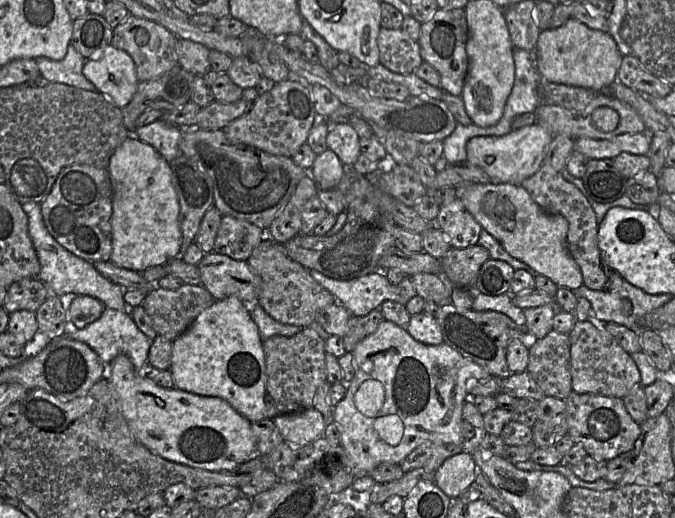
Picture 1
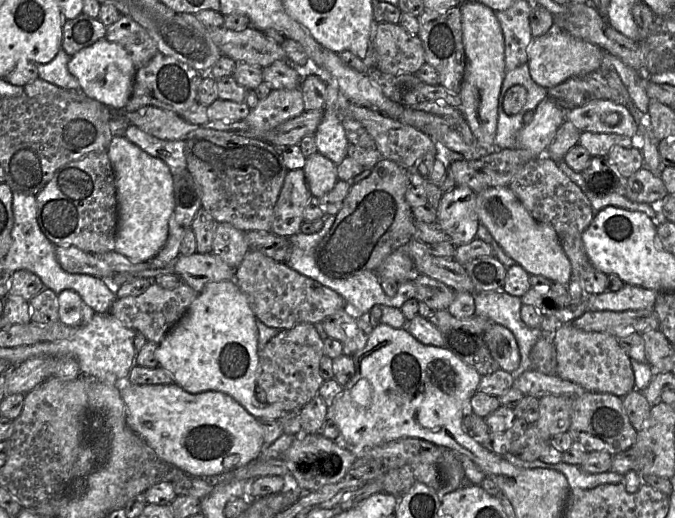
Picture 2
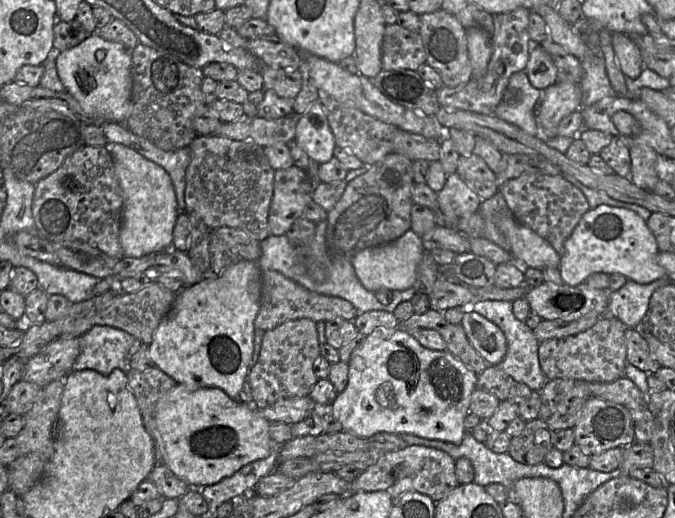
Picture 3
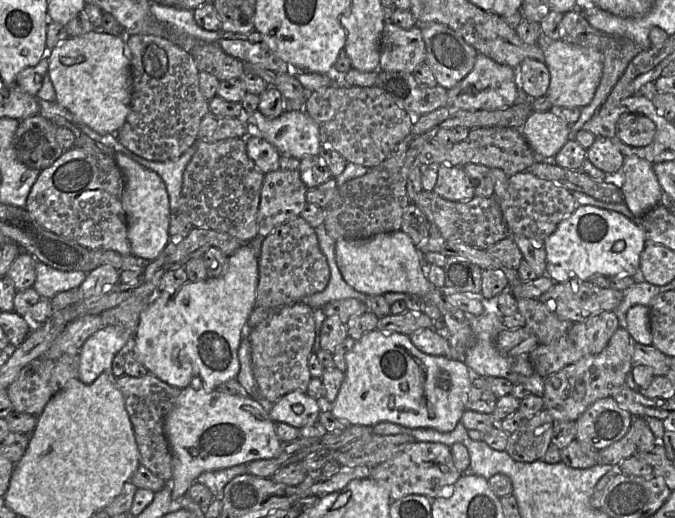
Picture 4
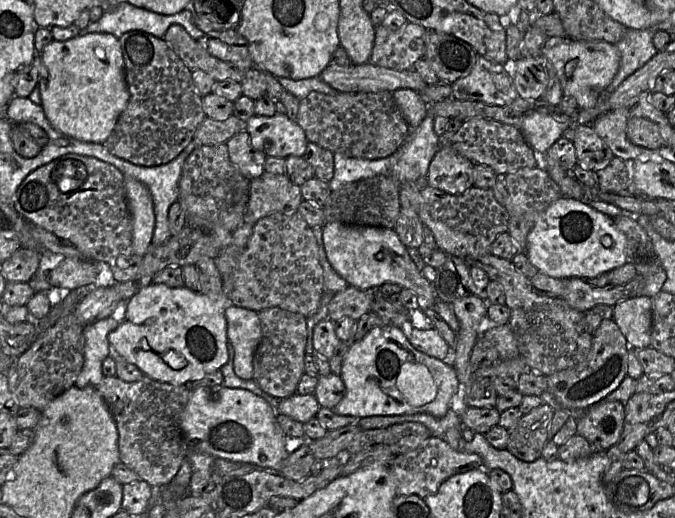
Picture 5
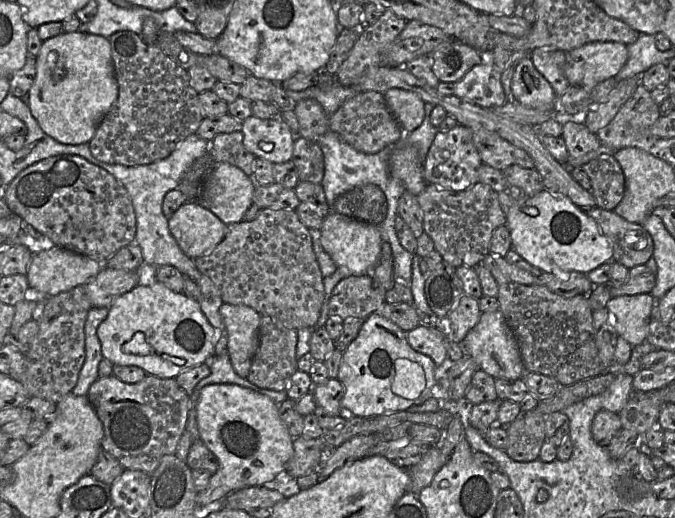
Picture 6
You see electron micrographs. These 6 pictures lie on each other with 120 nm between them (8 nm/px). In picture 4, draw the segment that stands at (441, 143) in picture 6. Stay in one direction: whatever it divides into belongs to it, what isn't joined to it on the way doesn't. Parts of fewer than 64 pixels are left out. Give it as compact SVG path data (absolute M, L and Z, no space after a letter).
M441 164L437 167L434 192L450 201L467 202L475 197L474 188L464 169L460 166Z

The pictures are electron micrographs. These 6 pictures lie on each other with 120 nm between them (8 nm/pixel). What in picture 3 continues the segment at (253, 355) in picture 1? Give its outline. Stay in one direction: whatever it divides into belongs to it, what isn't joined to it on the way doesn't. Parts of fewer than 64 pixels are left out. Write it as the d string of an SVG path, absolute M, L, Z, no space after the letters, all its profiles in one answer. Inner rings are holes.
M239 259L236 263L228 267L218 277L208 277L193 285L186 285L181 291L176 294L175 301L163 320L158 325L153 334L151 343L149 344L149 357L158 367L177 384L182 384L189 390L199 388L215 387L223 390L231 399L239 401L239 393L247 380L248 372L251 368L251 360L254 348L254 320L260 308L260 293L261 293L261 269L257 262L252 262L245 259ZM304 396L280 399L266 408L256 410L269 422L281 421L292 425L310 415L315 407L316 403L310 397Z

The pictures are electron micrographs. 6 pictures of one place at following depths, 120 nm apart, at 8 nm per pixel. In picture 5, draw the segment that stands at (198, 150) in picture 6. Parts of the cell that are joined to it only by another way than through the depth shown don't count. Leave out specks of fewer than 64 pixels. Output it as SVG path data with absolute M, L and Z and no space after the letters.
M193 140L175 159L159 166L140 166L122 159L122 162L136 168L141 168L141 170L128 171L106 160L106 163L115 166L123 175L131 176L139 180L149 189L153 199L155 213L155 227L151 246L159 246L171 236L168 223L168 211L170 206L178 201L178 184L183 164L197 147L198 144Z

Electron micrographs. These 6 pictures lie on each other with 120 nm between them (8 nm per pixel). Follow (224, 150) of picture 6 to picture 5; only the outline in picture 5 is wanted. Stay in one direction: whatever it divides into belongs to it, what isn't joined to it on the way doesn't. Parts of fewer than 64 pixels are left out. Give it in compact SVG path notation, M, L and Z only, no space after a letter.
M247 131L234 135L226 145L231 162L244 177L253 180L265 173L264 163L267 156L251 146Z

